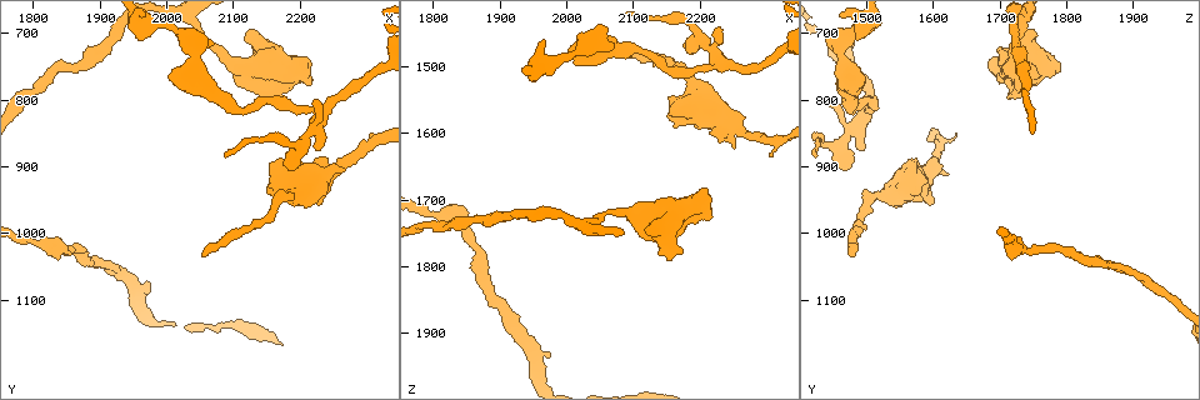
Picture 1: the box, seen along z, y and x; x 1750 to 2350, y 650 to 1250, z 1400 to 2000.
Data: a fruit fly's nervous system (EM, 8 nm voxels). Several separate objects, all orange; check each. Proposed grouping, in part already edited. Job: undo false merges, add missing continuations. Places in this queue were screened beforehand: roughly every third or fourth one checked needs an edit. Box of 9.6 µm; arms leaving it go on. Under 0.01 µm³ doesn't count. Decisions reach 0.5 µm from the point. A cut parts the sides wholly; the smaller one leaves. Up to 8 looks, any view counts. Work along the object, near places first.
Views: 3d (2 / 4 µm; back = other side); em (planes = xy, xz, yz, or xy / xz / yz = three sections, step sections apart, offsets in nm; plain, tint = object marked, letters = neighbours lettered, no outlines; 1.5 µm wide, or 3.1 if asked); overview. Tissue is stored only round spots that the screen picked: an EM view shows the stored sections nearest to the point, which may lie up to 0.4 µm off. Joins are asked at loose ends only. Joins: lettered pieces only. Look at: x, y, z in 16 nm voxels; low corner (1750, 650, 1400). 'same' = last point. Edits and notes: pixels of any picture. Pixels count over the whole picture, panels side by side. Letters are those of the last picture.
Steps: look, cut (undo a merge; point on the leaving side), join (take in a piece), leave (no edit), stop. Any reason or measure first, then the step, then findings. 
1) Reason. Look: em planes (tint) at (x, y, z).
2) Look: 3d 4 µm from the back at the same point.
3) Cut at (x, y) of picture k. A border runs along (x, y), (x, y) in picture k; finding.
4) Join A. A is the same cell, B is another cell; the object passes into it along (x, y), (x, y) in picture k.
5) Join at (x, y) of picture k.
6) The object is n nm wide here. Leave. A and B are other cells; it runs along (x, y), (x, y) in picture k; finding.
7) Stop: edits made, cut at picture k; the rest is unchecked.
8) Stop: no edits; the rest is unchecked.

Thick end. Look: em yz step 8 (tint) at (2120, 710, 1750).

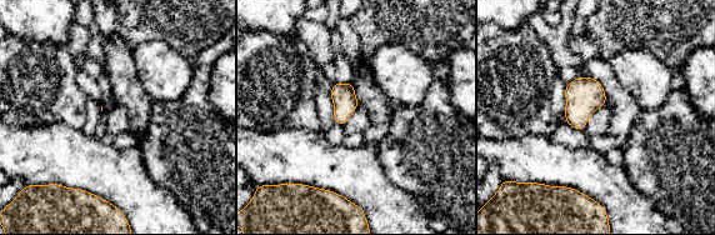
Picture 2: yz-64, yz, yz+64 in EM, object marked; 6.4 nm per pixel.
Another direction. Look: em planes (letters) at the same point.

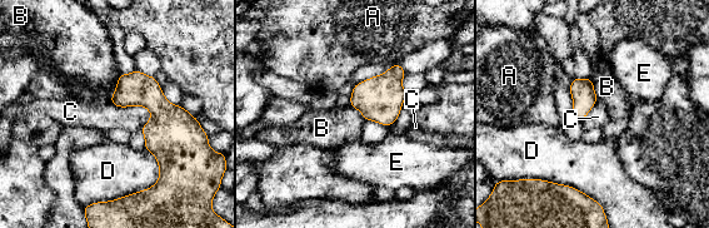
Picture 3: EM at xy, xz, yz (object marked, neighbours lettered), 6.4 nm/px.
Leave. A, B, C, D and E are other cells; none of them fits.

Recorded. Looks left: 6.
Stops while still wide. Look: 3d 4 µm at (2155, 890, 1575).

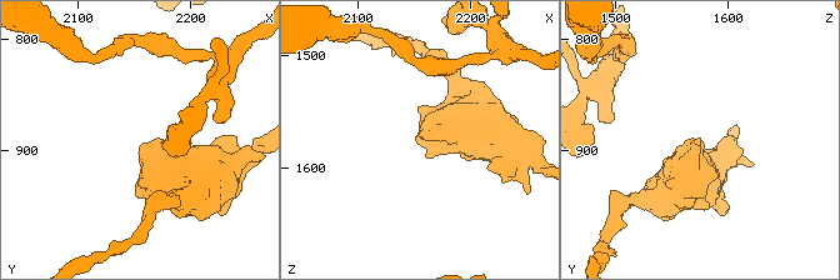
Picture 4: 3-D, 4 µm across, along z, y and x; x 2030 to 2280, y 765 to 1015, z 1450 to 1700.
Look: em xy step 8 (tint) at (2156, 892, 1570).

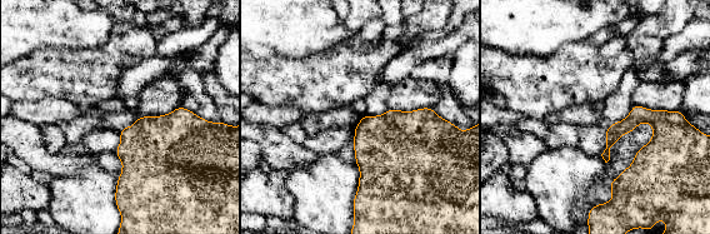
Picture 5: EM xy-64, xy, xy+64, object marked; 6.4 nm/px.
Another direction. Look: em planes (letters) at the same point.

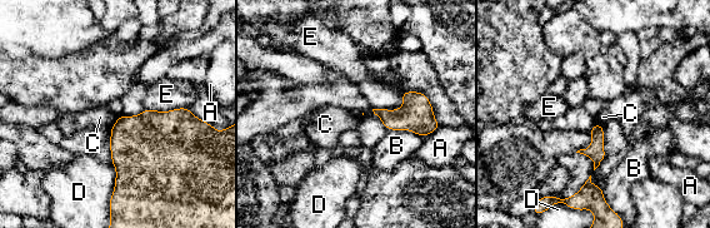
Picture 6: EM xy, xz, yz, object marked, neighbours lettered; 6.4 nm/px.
Leave. A, B, C, D and E are other cells; a border runs along (119, 117), (109, 128) in picture 6; none of them fits.

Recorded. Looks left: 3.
End of a long branch. Look: 3d 2 µm at (2050, 1035, 1475).

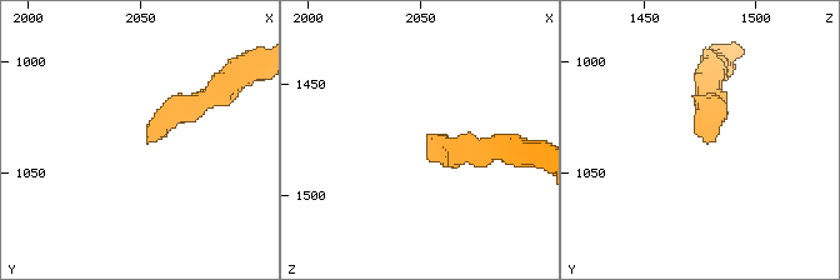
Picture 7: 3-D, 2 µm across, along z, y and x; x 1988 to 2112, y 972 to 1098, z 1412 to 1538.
Need the tissue. Look: em planes (letters) at (2055, 1036, 1476).

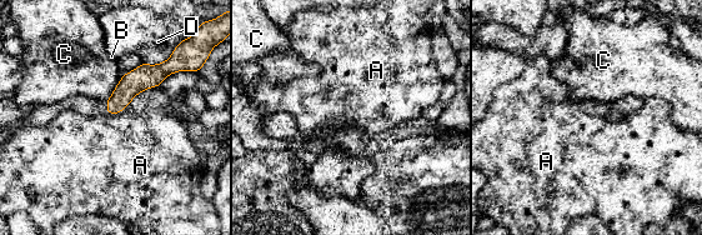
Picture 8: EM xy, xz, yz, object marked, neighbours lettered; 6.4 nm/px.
The longest contact is with A, 600 nm. Leave. A, B, C and D are other cells; no lettered piece goes on from it.

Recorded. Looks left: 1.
Stop: no edits; the rest is unchecked.

